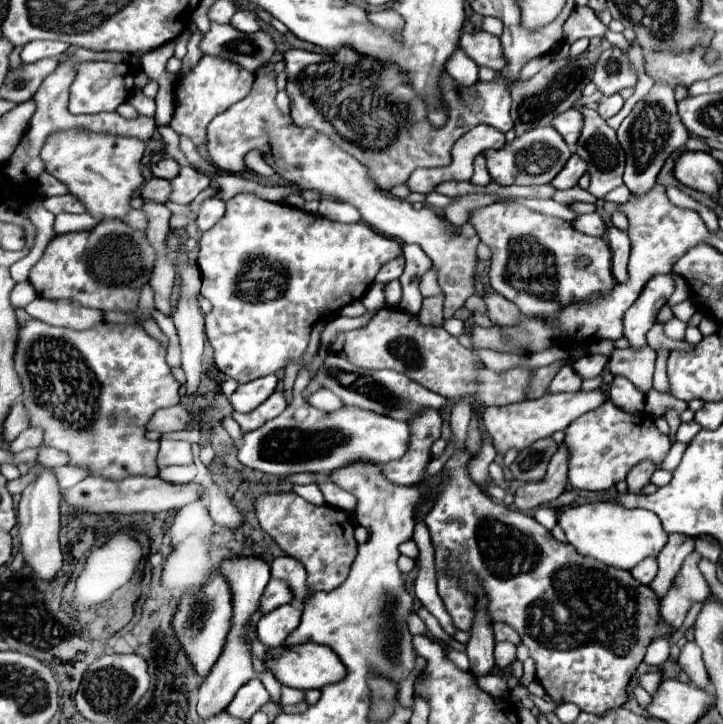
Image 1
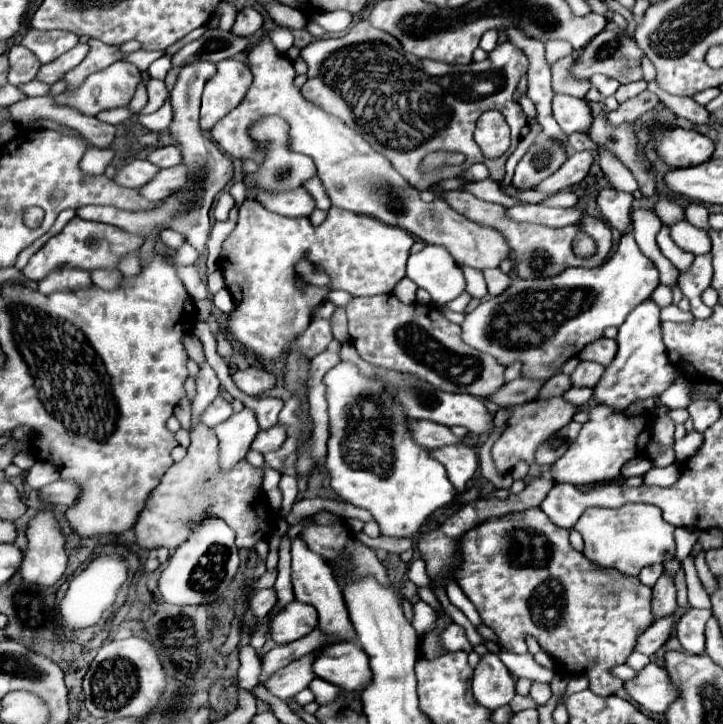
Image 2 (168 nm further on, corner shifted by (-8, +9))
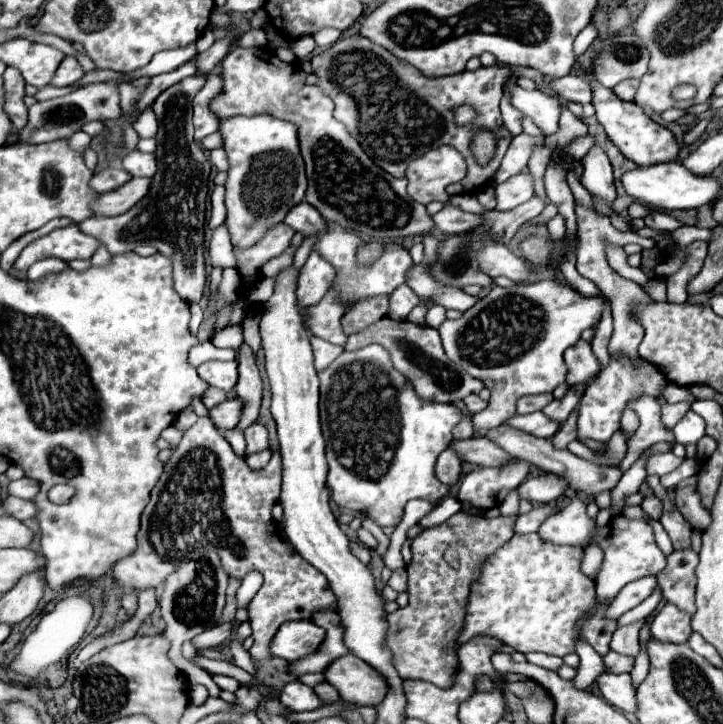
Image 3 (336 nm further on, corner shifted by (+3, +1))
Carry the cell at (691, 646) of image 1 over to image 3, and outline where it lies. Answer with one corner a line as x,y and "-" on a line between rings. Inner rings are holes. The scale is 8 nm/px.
664,604
658,614
654,616
650,624
652,636
662,642
674,642
682,644
690,638
692,628
690,628
690,614
676,608
674,604

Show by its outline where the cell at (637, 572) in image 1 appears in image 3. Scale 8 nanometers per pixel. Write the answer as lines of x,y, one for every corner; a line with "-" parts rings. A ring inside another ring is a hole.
648,576
648,578
640,578
632,584
626,584
620,594
610,602
608,610
606,610
606,616
612,620
612,618
618,618
622,616
624,612
636,608
642,600
646,600
652,590
656,588
656,578
654,576

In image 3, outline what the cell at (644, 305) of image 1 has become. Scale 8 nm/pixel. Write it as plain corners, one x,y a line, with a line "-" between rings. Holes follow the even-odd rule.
612,356
610,364
600,370
598,378
584,390
584,396
578,404
580,416
578,416
578,440
584,442
588,438
606,442
616,430
620,430
620,416
626,408
626,404
640,396
650,394
658,398
662,394
662,388
666,386
666,378
656,370
656,366
640,360
638,364
632,364
628,360
616,360

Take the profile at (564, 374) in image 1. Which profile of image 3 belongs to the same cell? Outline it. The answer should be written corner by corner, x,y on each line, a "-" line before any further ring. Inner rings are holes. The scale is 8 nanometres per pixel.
536,394
536,396
524,396
518,400
516,404
516,412
518,414
530,414
536,410
542,410
546,404
550,404
554,400
552,394

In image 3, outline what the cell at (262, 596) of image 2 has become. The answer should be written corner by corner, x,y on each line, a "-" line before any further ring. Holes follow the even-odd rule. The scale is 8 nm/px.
220,624
212,630
206,630
202,632
200,636
194,636
192,638
192,646
200,652
204,648
214,648
218,644
222,644
224,640
228,640
232,636
232,624

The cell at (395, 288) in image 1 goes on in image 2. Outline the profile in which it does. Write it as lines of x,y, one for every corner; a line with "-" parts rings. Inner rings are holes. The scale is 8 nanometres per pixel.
407,278
399,280
399,284
395,284
395,288
393,288
393,294
399,300
403,300
405,304
415,302
415,292
417,292
417,284
411,284
411,280
407,280

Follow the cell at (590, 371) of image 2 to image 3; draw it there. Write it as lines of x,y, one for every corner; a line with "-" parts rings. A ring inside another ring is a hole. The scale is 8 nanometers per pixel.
584,384
572,386
562,400
552,400
542,412
544,412
548,418
552,418
552,420
556,420
556,422
562,424
562,422
568,418
568,414
576,408
576,404
580,402
580,396
584,394
584,388
586,388

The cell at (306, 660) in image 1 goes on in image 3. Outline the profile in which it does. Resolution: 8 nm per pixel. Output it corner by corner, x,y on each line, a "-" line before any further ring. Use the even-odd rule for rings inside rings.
346,654
326,668
326,680
336,686
340,698
358,706
376,706
388,692
388,682
364,660

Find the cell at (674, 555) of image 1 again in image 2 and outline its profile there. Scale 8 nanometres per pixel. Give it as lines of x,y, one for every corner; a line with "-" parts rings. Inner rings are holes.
663,572
657,584
653,586
653,614
655,618
663,618
675,610
677,610
675,584
673,578
667,572

